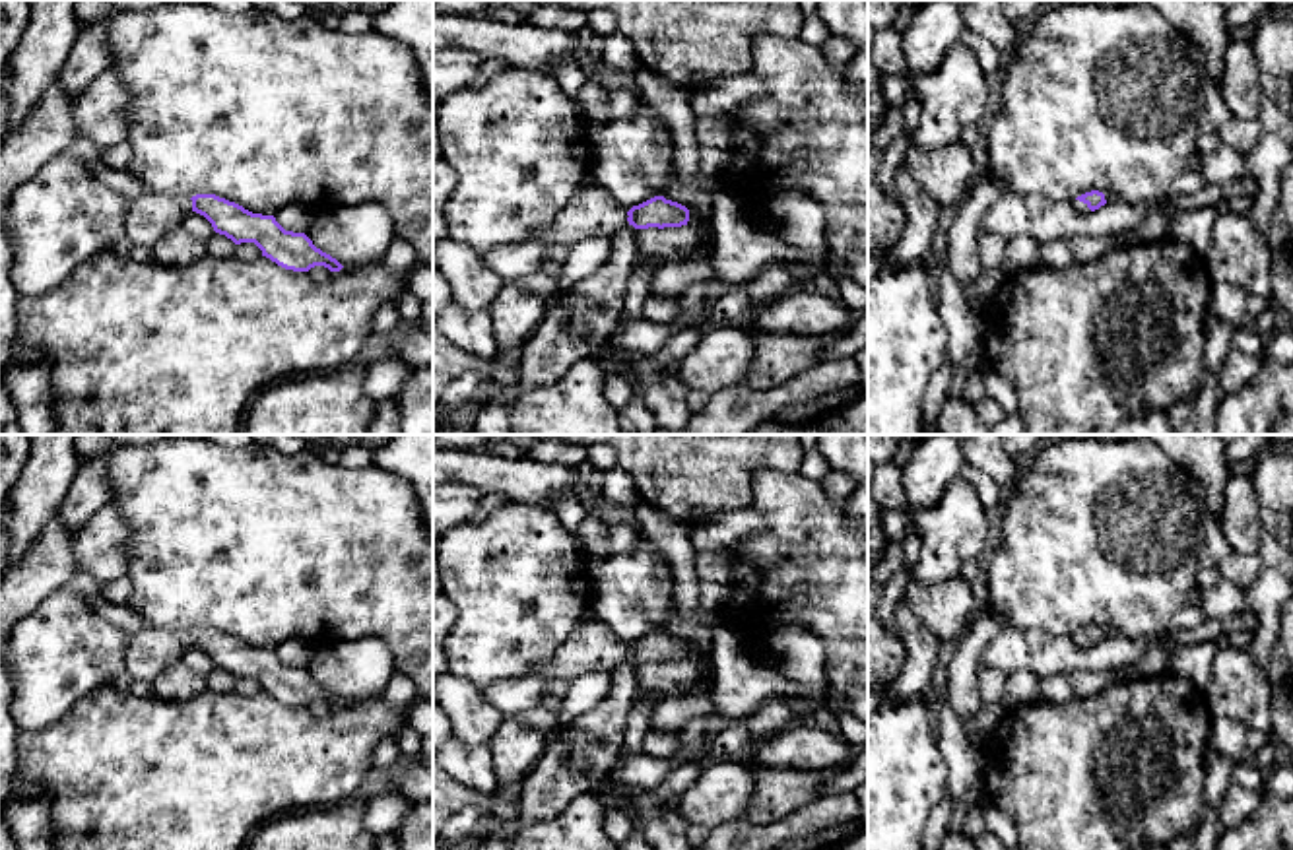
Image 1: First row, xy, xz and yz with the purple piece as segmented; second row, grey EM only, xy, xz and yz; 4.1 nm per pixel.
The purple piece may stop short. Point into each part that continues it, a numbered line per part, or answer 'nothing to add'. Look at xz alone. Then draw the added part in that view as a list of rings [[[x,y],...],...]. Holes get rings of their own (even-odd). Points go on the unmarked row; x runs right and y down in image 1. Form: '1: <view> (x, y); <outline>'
1: xz (593, 647); [[[592,617],[575,627],[549,662],[520,677],[481,687],[481,691],[505,716],[518,716],[536,708],[553,681],[573,681],[590,671],[613,671],[627,652],[617,635]]]

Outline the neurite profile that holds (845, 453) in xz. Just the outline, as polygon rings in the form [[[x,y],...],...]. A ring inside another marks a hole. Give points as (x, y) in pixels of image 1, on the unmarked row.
[[[819,435],[817,450],[852,483],[868,481],[868,435]]]

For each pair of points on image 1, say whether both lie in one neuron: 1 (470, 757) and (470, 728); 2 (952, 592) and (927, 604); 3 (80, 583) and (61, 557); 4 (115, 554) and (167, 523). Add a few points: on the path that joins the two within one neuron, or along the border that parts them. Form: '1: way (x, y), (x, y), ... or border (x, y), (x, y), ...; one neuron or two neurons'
1: border (453, 736), (464, 744), (488, 744); two neurons
2: way (946, 598), (940, 604), (932, 604); one neuron
3: border (78, 571), (66, 585); two neurons
4: border (111, 503), (132, 532), (127, 573); two neurons

